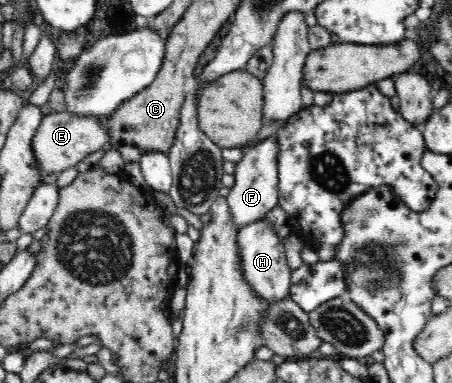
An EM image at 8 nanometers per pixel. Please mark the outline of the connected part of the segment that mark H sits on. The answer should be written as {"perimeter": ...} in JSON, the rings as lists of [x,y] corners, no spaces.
{"perimeter":[[[260,219],[260,221],[244,227],[242,231],[236,233],[235,242],[241,278],[251,287],[253,293],[258,295],[258,298],[270,303],[289,297],[291,272],[286,264],[283,242],[278,239],[266,223],[265,219]]]}

